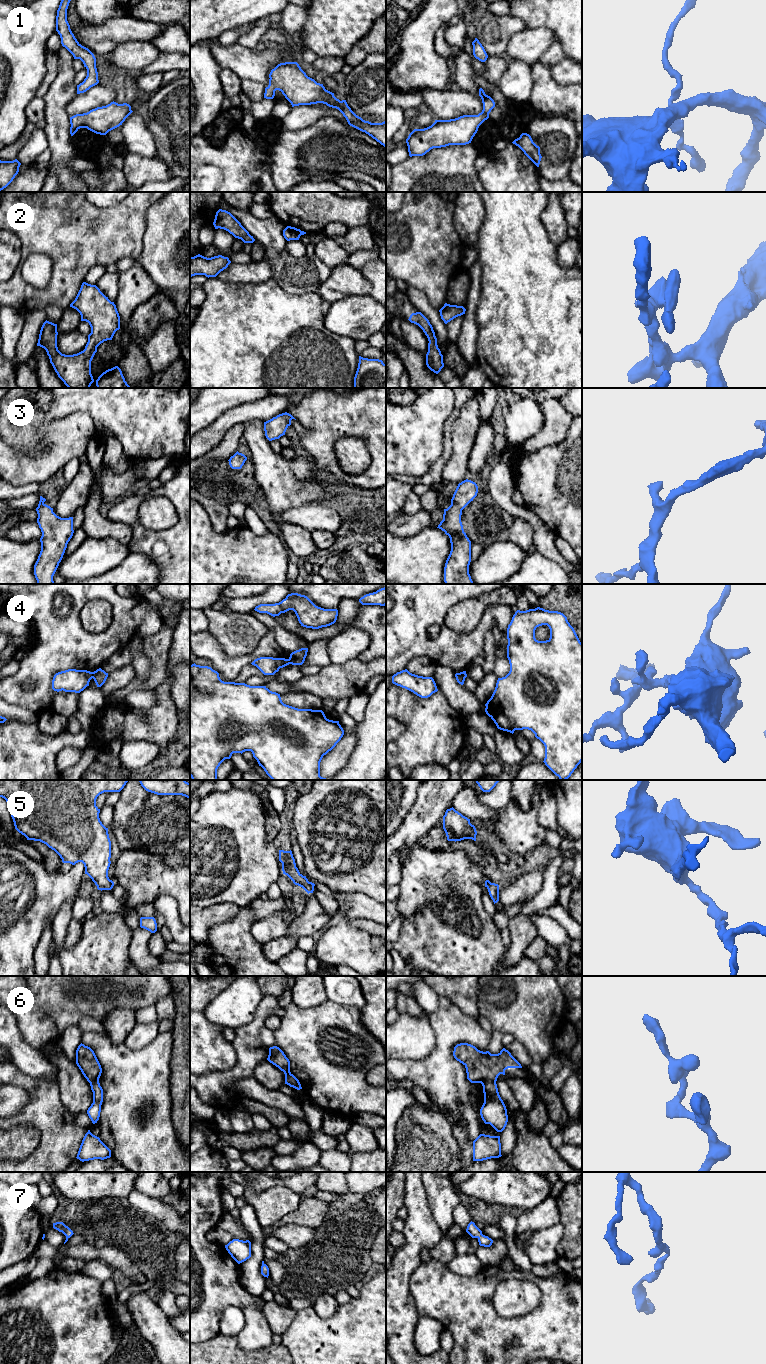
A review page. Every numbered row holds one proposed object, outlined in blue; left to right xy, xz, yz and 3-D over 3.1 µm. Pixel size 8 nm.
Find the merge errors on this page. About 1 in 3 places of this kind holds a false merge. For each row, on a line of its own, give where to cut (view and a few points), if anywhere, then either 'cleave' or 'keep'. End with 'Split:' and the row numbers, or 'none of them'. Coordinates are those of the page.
1: cut none; keep
2: cut none; keep
3: cut none; keep
4: cut xy (94, 672), (92, 677); cleave
5: cut none; keep
6: cut yz (495, 1081), (485, 1081), (482, 1084); cleave
7: cut none; keep
Split: 4, 6

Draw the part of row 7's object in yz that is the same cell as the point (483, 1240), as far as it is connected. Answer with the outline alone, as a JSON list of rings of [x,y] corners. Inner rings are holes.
[[[472,1221],[468,1224],[466,1232],[472,1238],[477,1238],[480,1246],[490,1247],[493,1243],[493,1240],[488,1236],[483,1235],[482,1231]]]

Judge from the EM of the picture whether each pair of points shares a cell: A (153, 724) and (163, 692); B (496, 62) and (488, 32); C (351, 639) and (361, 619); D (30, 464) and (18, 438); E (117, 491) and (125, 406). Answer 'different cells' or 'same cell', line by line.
A: same cell
B: different cells
C: different cells
D: different cells
E: different cells

